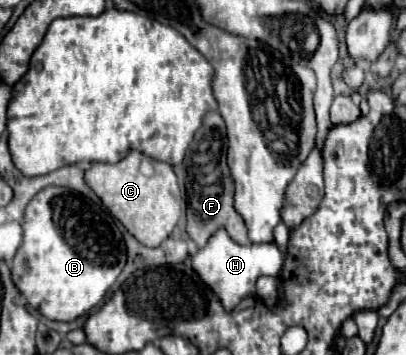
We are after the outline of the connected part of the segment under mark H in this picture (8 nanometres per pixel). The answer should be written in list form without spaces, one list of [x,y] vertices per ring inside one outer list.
[[[221,227],[215,231],[215,235],[207,241],[205,247],[201,247],[193,255],[193,269],[199,273],[199,277],[213,289],[213,293],[221,299],[225,309],[233,309],[243,297],[255,293],[255,281],[259,275],[273,275],[277,277],[283,267],[283,253],[273,243],[247,243],[239,245],[235,243],[229,233]]]

